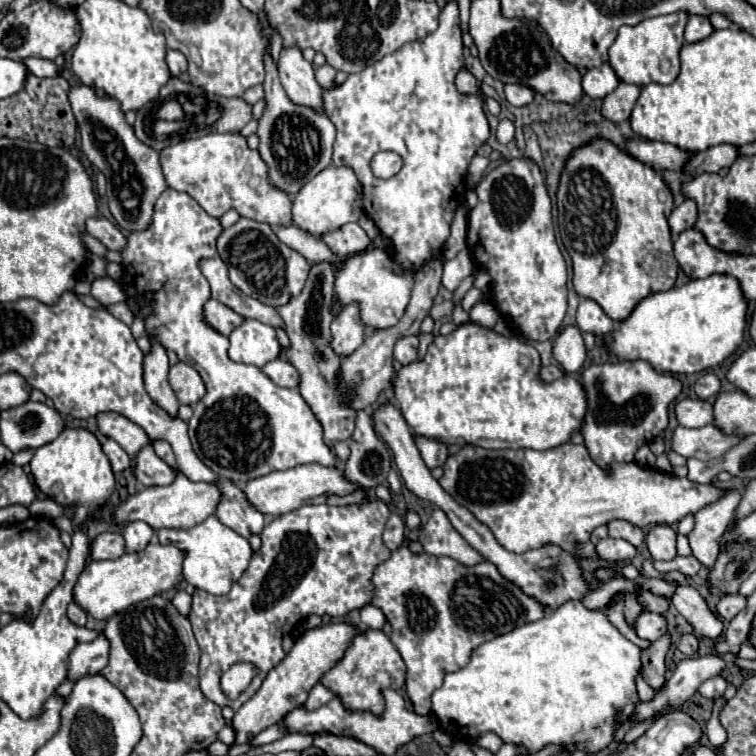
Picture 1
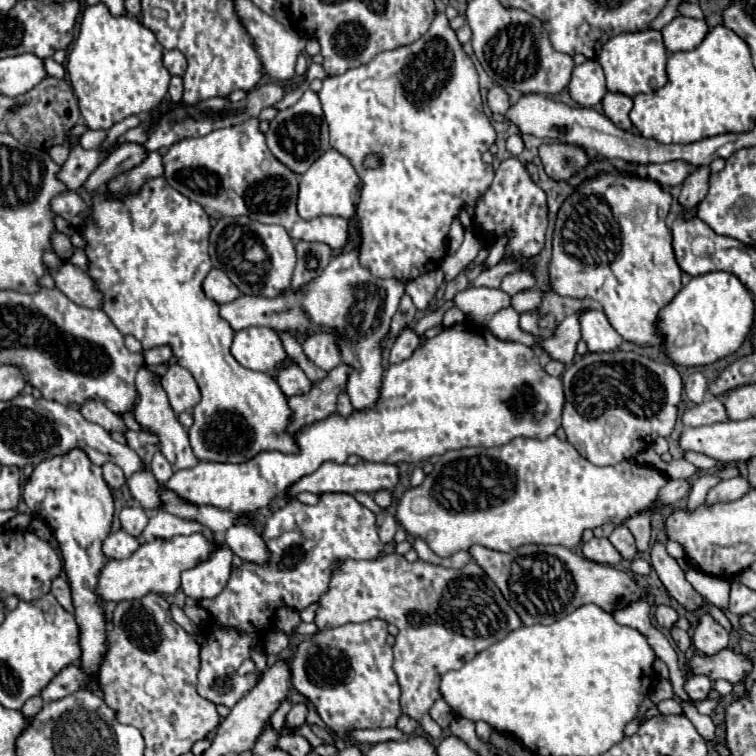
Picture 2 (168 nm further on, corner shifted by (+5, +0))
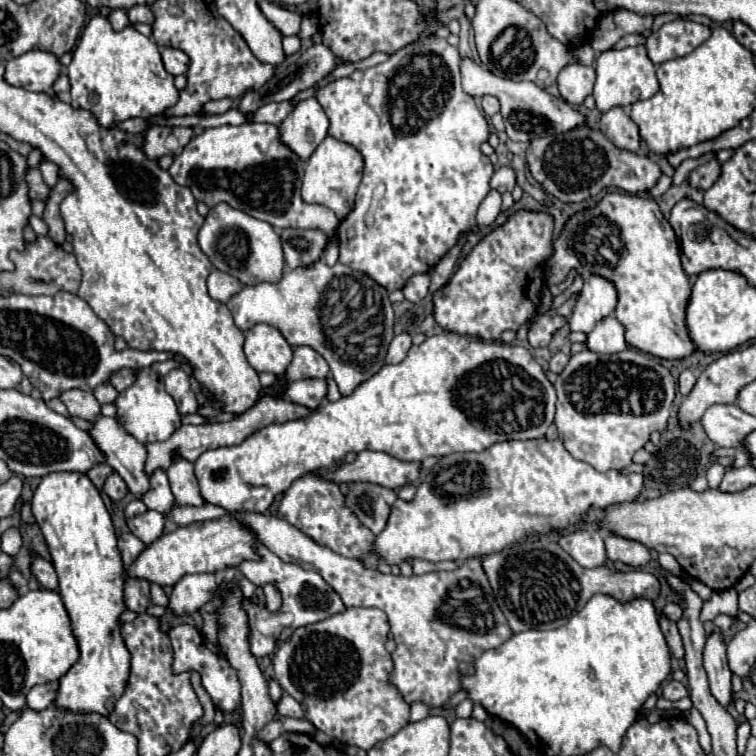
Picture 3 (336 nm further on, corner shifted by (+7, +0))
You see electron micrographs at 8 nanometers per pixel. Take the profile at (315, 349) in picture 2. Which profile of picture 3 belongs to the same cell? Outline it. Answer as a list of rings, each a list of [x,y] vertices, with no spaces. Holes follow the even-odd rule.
[[[296,346],[294,358],[286,370],[286,380],[302,380],[302,378],[326,378],[330,368],[326,360],[310,346]]]

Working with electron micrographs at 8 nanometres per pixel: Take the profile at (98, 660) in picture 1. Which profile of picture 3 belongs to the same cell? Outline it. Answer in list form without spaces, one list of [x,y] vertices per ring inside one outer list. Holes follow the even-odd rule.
[[[48,682],[42,686],[34,686],[28,696],[26,696],[26,704],[32,710],[46,710],[48,706],[52,706],[56,702],[58,696],[58,682]]]

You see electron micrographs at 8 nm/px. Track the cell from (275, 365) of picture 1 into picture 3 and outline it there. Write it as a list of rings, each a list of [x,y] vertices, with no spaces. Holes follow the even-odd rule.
[[[304,378],[298,382],[286,382],[284,396],[294,404],[302,404],[306,408],[318,408],[320,402],[326,398],[326,380]]]

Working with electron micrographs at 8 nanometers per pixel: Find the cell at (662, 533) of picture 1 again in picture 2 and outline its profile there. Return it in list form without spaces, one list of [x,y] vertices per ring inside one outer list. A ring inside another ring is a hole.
[[[656,542],[652,546],[652,566],[658,574],[658,578],[662,580],[662,584],[666,586],[668,594],[688,612],[698,612],[704,604],[704,598],[692,588],[692,584],[684,578],[682,568],[678,566],[678,562],[668,556],[664,544]]]

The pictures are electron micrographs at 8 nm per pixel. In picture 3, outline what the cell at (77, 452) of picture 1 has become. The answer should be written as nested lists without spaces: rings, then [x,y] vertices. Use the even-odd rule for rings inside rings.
[[[54,472],[42,476],[40,484],[34,490],[32,496],[32,514],[46,538],[46,544],[50,548],[52,564],[58,574],[58,594],[64,600],[64,606],[68,610],[72,632],[78,640],[80,648],[80,660],[60,678],[58,698],[56,706],[66,710],[80,710],[80,712],[98,712],[108,716],[112,712],[116,700],[122,696],[128,674],[130,674],[130,652],[126,650],[122,636],[120,636],[120,624],[118,616],[126,608],[124,606],[124,564],[120,558],[120,552],[116,548],[116,532],[110,520],[110,514],[104,506],[104,500],[100,496],[100,490],[86,478],[84,472]]]

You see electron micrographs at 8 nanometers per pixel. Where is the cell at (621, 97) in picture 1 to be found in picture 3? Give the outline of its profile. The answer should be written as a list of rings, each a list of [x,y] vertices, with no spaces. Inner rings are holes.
[[[614,106],[602,114],[600,130],[618,146],[636,152],[640,146],[638,126],[634,126],[632,118],[624,112],[622,106]]]

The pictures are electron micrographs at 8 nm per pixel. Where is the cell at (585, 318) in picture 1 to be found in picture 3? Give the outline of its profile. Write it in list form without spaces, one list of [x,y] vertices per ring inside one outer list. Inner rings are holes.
[[[614,316],[602,318],[602,322],[598,322],[592,332],[588,332],[586,346],[598,354],[614,354],[626,350],[622,324]]]

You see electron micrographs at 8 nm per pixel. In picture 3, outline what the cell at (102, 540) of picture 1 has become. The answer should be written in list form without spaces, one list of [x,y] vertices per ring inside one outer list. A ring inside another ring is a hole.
[[[130,532],[120,534],[120,538],[118,538],[118,550],[120,550],[120,554],[122,554],[124,566],[130,566],[130,564],[134,562],[134,558],[136,558],[144,548],[146,548],[146,546],[144,546],[134,534],[130,534]]]

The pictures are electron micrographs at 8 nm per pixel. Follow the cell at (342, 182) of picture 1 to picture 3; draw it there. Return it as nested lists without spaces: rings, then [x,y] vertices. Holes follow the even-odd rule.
[[[326,136],[326,140],[314,150],[310,160],[306,162],[306,172],[302,182],[302,200],[306,204],[322,204],[330,208],[340,220],[344,220],[354,206],[363,167],[363,158],[354,146],[340,142],[332,136]]]

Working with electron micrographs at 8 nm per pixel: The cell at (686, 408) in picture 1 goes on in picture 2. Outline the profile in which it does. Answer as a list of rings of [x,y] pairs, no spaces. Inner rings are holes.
[[[706,398],[700,406],[686,410],[682,420],[686,426],[710,426],[716,422],[728,422],[728,414],[720,398]]]

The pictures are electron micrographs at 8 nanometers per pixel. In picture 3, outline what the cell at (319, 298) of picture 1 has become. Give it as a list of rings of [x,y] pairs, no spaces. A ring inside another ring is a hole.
[[[288,228],[282,232],[282,246],[286,266],[290,270],[298,266],[312,266],[318,262],[326,250],[328,238],[320,230],[294,230]]]

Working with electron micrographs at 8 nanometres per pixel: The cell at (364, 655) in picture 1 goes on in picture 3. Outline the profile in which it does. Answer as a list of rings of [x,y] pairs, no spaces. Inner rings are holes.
[[[346,608],[342,614],[302,626],[276,648],[272,660],[276,680],[286,694],[300,702],[306,720],[310,720],[318,730],[342,744],[370,750],[376,742],[386,740],[402,730],[410,718],[410,706],[404,702],[398,690],[388,684],[388,674],[392,672],[392,658],[384,648],[388,632],[388,618],[378,608]]]

